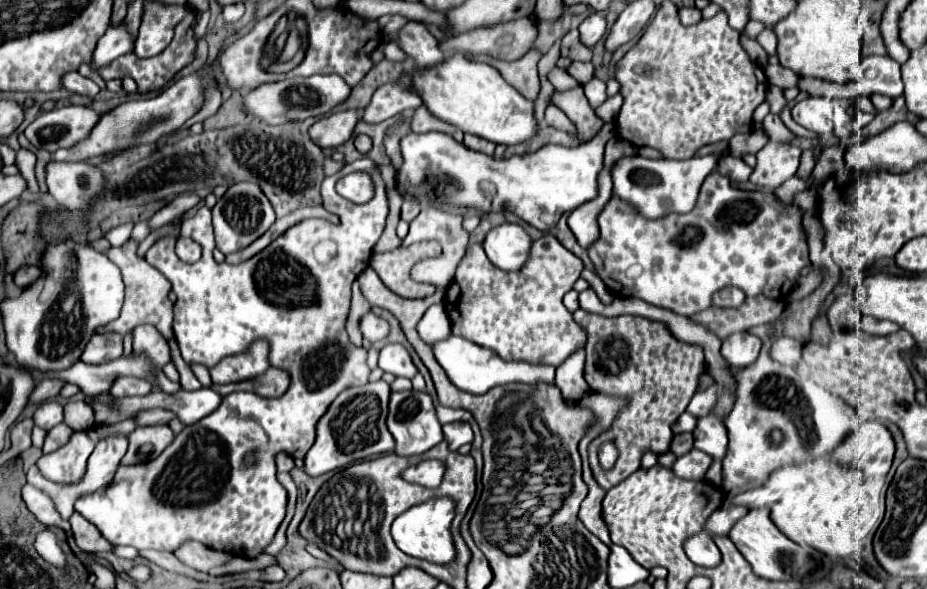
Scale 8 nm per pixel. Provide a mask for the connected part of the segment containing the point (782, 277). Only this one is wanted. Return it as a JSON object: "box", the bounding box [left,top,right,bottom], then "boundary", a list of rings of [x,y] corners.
{"box":[588,172,810,316],"boundary":[[[712,172],[700,188],[694,210],[686,214],[668,214],[664,218],[648,220],[638,214],[632,204],[612,196],[598,214],[600,236],[588,246],[588,256],[596,274],[614,296],[634,296],[652,306],[684,316],[710,308],[712,294],[726,286],[736,286],[746,296],[762,294],[766,298],[786,300],[796,286],[800,270],[810,264],[800,218],[802,210],[798,206],[780,202],[772,192],[738,190],[728,182],[728,178]]]}

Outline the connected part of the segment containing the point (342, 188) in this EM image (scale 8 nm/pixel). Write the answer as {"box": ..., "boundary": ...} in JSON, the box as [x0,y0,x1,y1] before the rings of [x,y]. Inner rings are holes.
{"box":[336,174,374,202],"boundary":[[[348,174],[344,176],[338,186],[336,186],[338,194],[352,200],[352,202],[368,202],[374,194],[374,186],[368,174]]]}

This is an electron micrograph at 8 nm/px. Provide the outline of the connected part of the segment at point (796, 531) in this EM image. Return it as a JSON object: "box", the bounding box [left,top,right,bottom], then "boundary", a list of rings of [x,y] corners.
{"box":[732,460,889,558],"boundary":[[[814,460],[800,466],[784,466],[768,478],[768,482],[756,490],[744,492],[736,496],[732,502],[740,502],[742,506],[756,508],[766,506],[770,508],[770,518],[778,526],[778,530],[792,538],[800,546],[810,546],[814,550],[820,550],[822,554],[830,558],[846,558],[846,556],[861,555],[865,548],[872,549],[872,542],[878,526],[880,526],[885,514],[885,498],[889,484],[887,475],[882,478],[862,474],[856,468],[846,468],[830,460]]]}

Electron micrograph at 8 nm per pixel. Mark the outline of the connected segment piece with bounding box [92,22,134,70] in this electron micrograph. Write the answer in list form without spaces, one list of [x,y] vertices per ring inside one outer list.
[[[124,22],[116,24],[116,26],[110,26],[110,28],[106,30],[106,34],[98,40],[92,68],[98,70],[100,66],[106,66],[106,64],[110,64],[114,58],[118,58],[118,56],[122,56],[122,54],[126,54],[126,52],[132,52],[132,50],[134,50],[134,38],[132,38],[132,34],[126,30]]]

